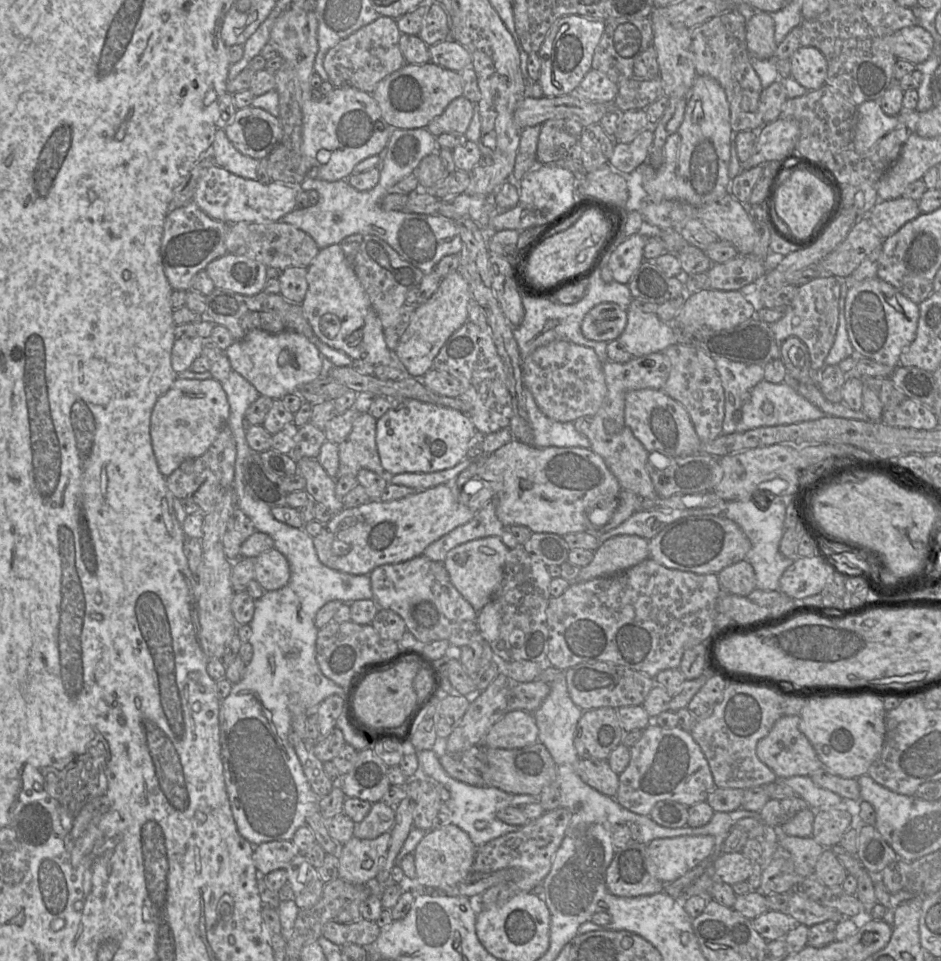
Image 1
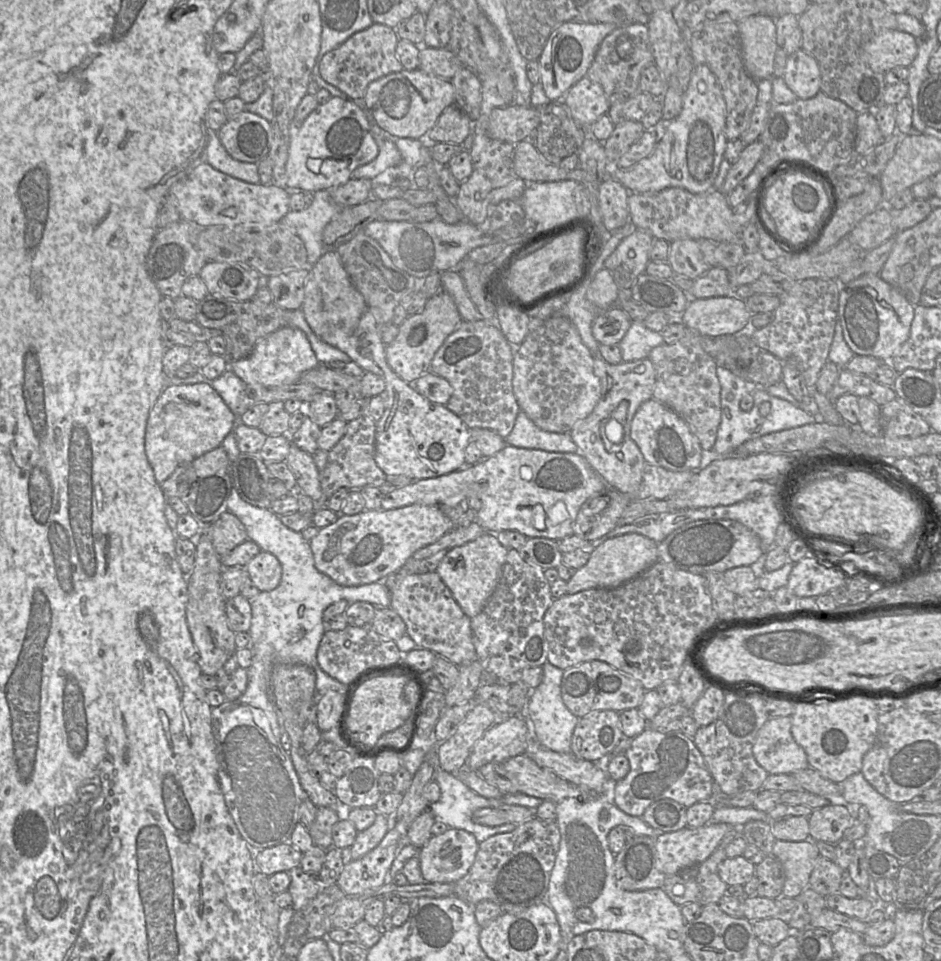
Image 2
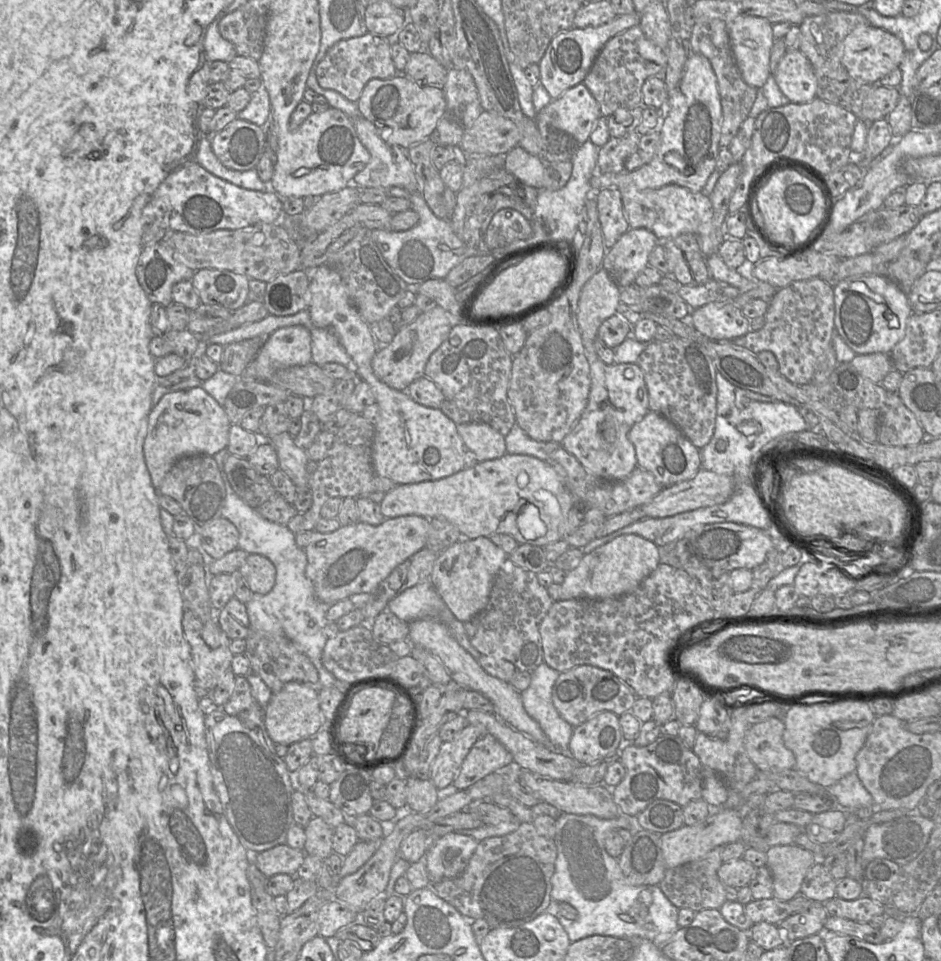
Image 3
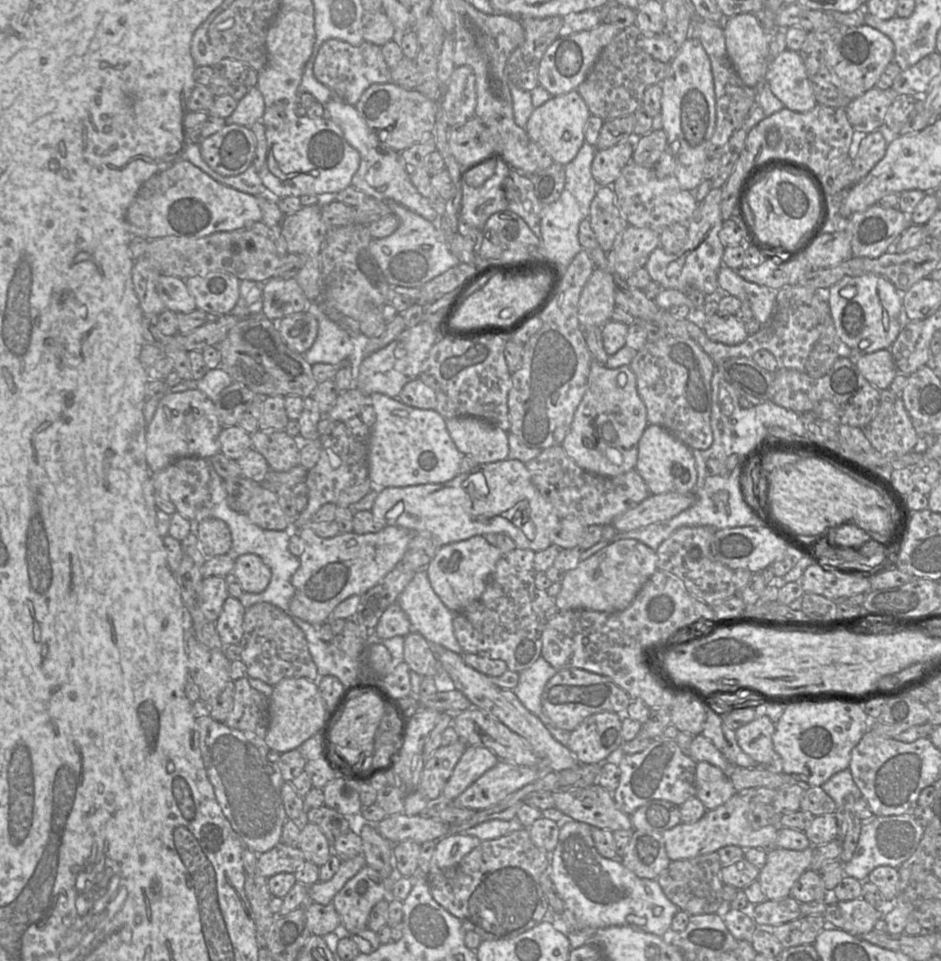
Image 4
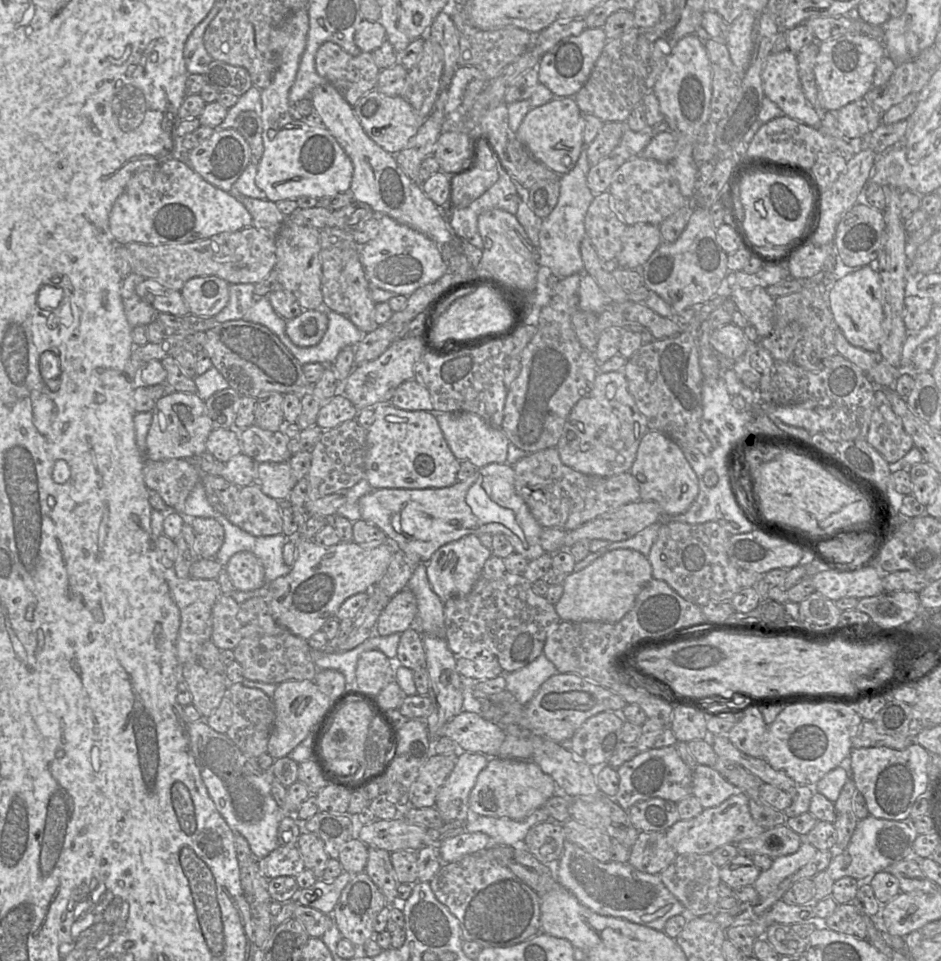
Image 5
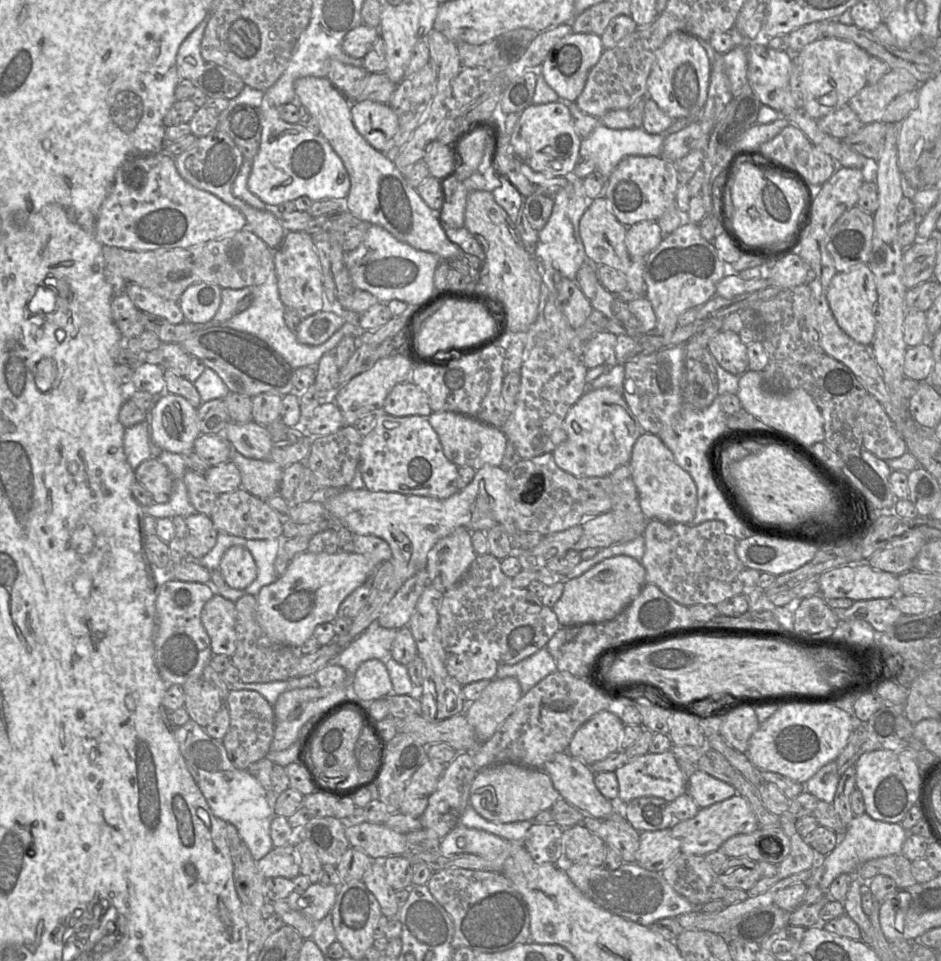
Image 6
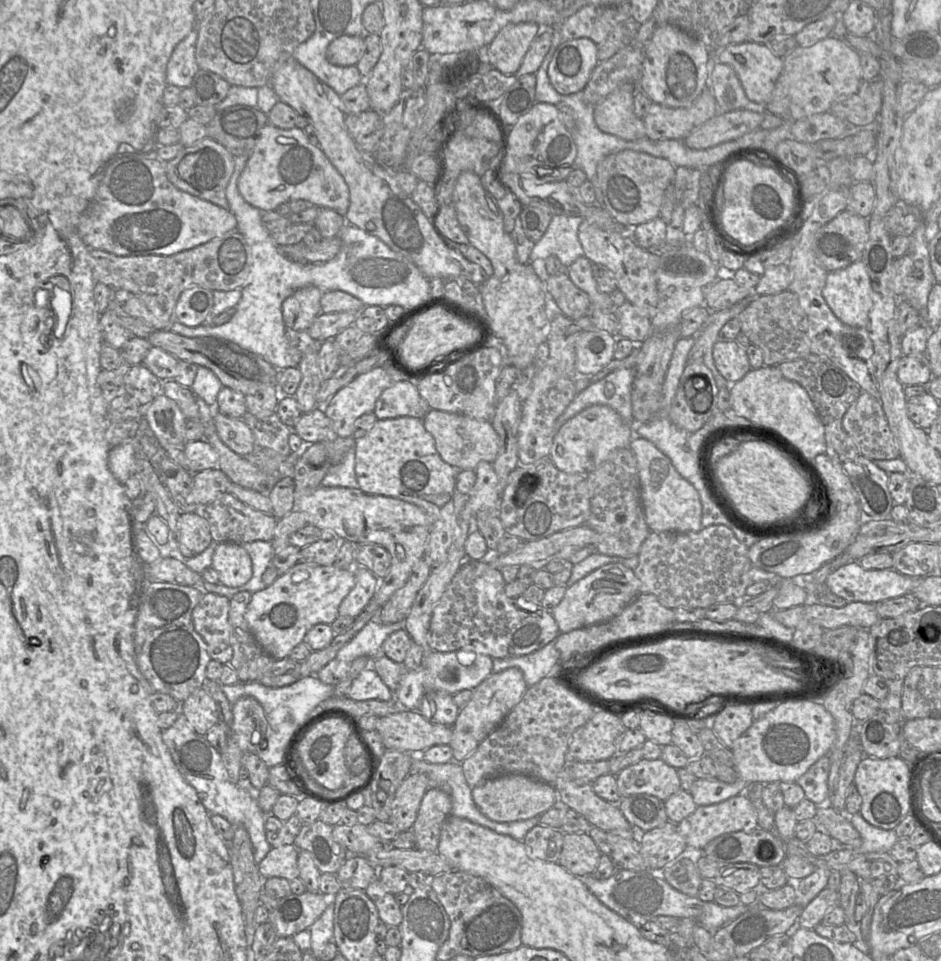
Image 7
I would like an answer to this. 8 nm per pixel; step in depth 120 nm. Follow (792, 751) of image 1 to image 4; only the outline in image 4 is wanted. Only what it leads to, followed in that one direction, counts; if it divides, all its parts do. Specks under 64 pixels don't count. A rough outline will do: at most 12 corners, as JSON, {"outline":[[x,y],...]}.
{"outline":[[767,715],[735,730],[758,766],[779,768],[775,724]]}

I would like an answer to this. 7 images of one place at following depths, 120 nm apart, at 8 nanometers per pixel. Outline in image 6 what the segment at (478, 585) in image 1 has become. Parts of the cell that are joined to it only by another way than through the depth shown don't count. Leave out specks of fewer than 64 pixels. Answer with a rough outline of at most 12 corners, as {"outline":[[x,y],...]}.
{"outline":[[457,528],[428,552],[429,583],[445,593],[476,557]]}

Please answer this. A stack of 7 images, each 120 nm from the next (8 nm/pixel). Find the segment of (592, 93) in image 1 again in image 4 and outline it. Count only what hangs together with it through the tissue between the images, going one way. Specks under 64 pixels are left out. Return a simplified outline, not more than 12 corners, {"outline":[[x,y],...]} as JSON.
{"outline":[[573,90],[533,110],[525,130],[567,165],[590,111]]}

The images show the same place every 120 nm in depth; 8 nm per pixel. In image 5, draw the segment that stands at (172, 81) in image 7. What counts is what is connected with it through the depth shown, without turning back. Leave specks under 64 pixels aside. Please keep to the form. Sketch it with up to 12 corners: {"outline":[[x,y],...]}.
{"outline":[[204,18],[183,48],[186,70],[205,74],[212,62],[203,36],[213,18]]}

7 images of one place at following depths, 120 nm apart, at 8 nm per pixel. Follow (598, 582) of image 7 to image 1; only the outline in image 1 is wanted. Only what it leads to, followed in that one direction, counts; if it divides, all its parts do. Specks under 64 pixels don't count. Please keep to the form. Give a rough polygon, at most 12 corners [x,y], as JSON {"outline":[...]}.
{"outline":[[612,537],[575,582],[618,574],[649,557],[649,540]]}

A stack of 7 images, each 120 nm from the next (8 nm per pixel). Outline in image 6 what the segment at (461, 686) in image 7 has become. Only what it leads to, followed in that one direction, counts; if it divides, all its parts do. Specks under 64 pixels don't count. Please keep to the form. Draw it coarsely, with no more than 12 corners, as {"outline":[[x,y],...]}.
{"outline":[[448,654],[446,668],[462,686],[496,678],[486,654]]}

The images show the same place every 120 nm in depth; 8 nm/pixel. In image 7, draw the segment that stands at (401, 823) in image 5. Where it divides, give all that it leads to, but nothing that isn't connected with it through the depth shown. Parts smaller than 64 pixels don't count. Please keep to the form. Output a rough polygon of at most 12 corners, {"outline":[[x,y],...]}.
{"outline":[[357,823],[333,827],[333,837],[349,853],[366,854],[383,848],[367,826]]}

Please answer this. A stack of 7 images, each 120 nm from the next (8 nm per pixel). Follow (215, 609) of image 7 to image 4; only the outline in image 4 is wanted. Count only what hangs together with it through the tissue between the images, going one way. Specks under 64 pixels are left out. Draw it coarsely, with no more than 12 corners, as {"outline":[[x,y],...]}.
{"outline":[[230,595],[216,630],[223,645],[239,644],[246,608]]}

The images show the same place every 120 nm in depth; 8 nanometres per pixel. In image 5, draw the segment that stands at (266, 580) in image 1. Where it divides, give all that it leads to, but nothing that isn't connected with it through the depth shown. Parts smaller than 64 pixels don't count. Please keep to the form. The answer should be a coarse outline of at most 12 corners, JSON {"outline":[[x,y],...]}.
{"outline":[[251,552],[224,567],[238,591],[263,587],[265,569]]}

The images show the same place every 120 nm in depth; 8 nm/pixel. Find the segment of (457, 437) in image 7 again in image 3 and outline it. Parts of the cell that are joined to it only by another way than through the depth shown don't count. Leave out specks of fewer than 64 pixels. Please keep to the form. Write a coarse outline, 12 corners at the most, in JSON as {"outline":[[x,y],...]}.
{"outline":[[483,422],[457,425],[478,462],[506,454],[505,437]]}

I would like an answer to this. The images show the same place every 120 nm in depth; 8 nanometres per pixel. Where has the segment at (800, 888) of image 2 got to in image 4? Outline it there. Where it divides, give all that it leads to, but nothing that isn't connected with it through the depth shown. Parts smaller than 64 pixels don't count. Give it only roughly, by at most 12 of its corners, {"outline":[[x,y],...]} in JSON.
{"outline":[[815,846],[774,847],[758,881],[768,900],[790,896]]}

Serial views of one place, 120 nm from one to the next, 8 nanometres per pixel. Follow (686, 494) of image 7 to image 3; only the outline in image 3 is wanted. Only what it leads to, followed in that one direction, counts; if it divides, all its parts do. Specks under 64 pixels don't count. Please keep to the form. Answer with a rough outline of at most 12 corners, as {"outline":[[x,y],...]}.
{"outline":[[649,411],[628,433],[662,488],[693,478],[700,450]]}

